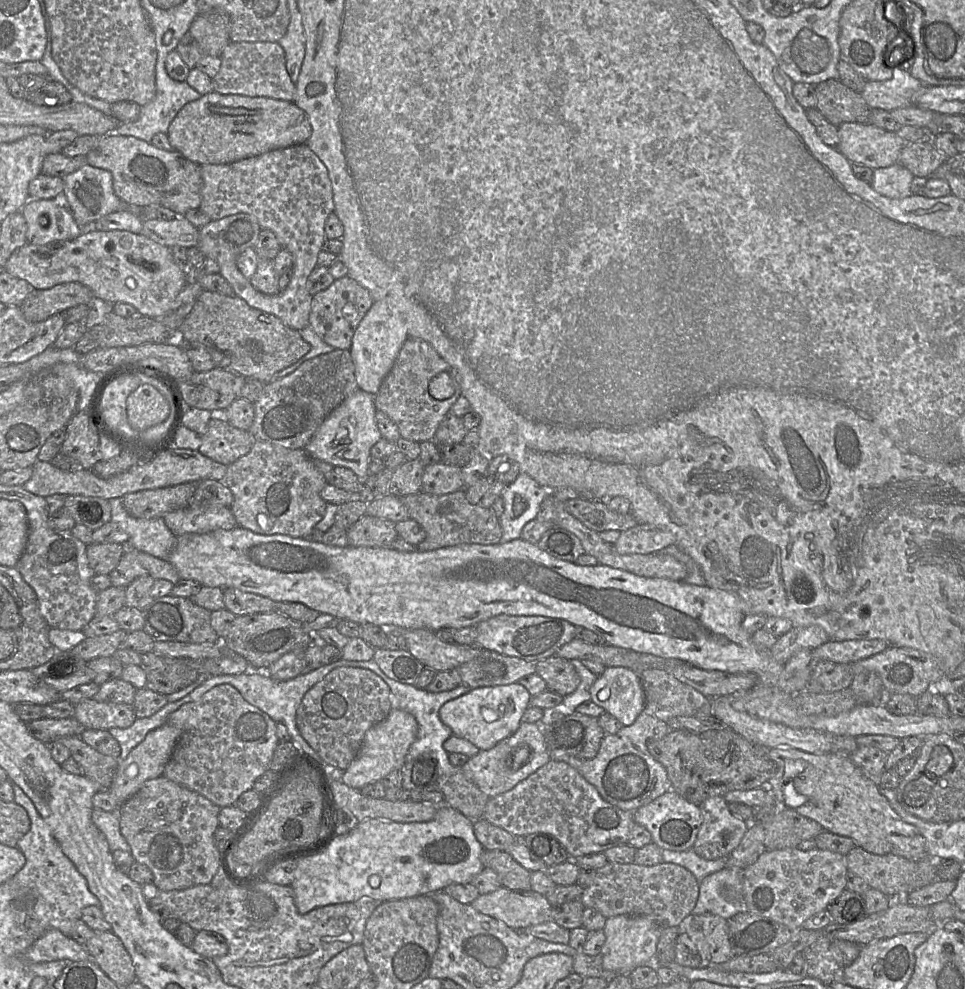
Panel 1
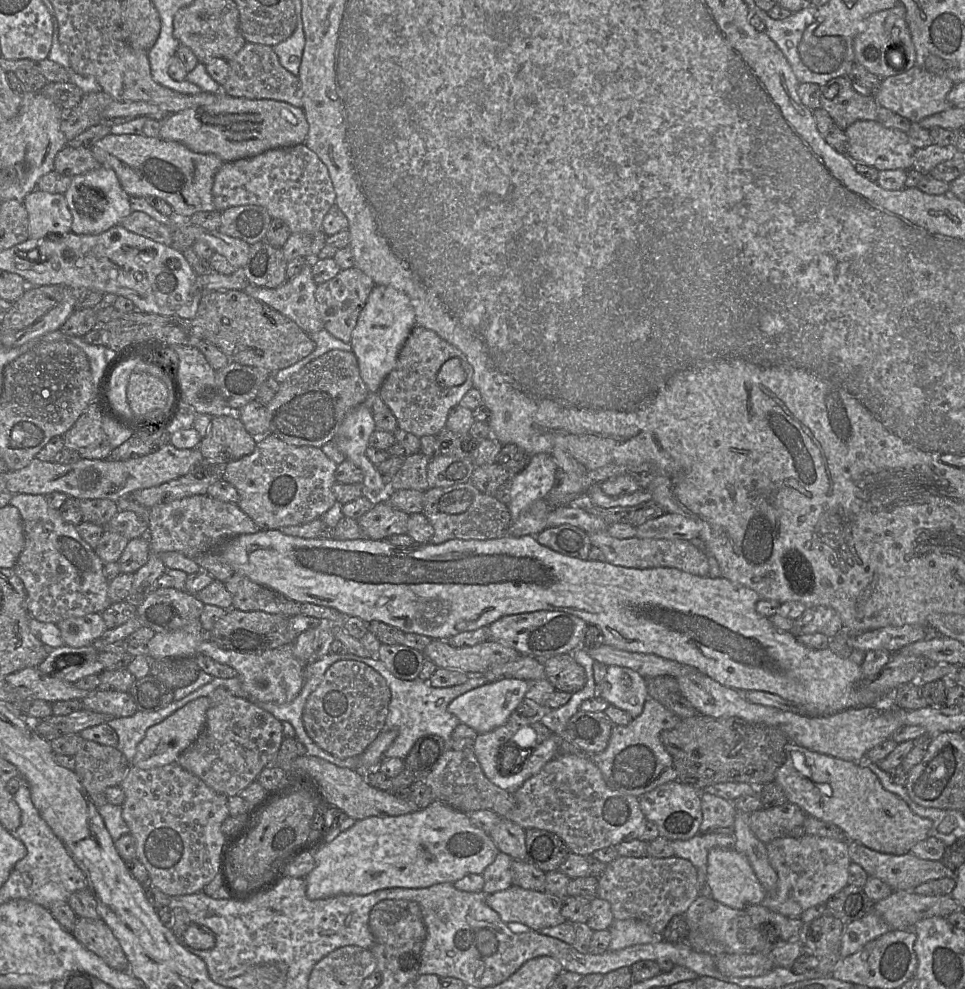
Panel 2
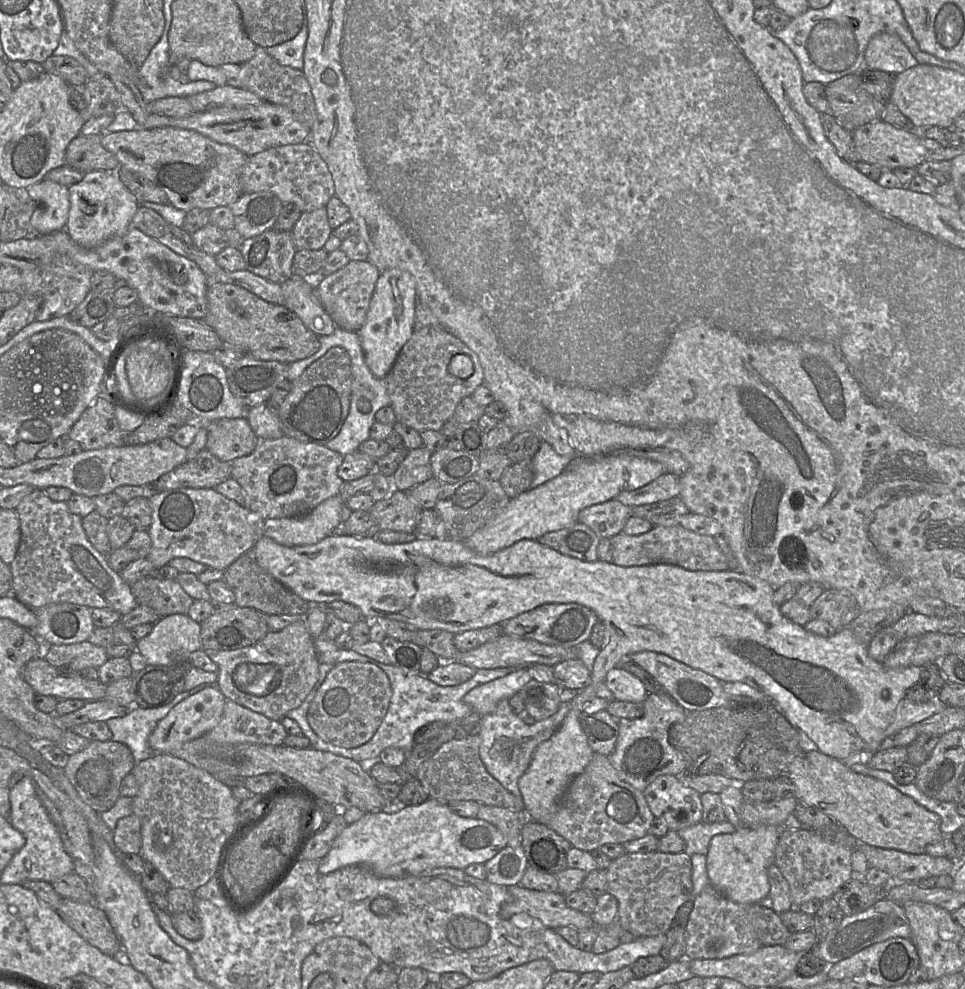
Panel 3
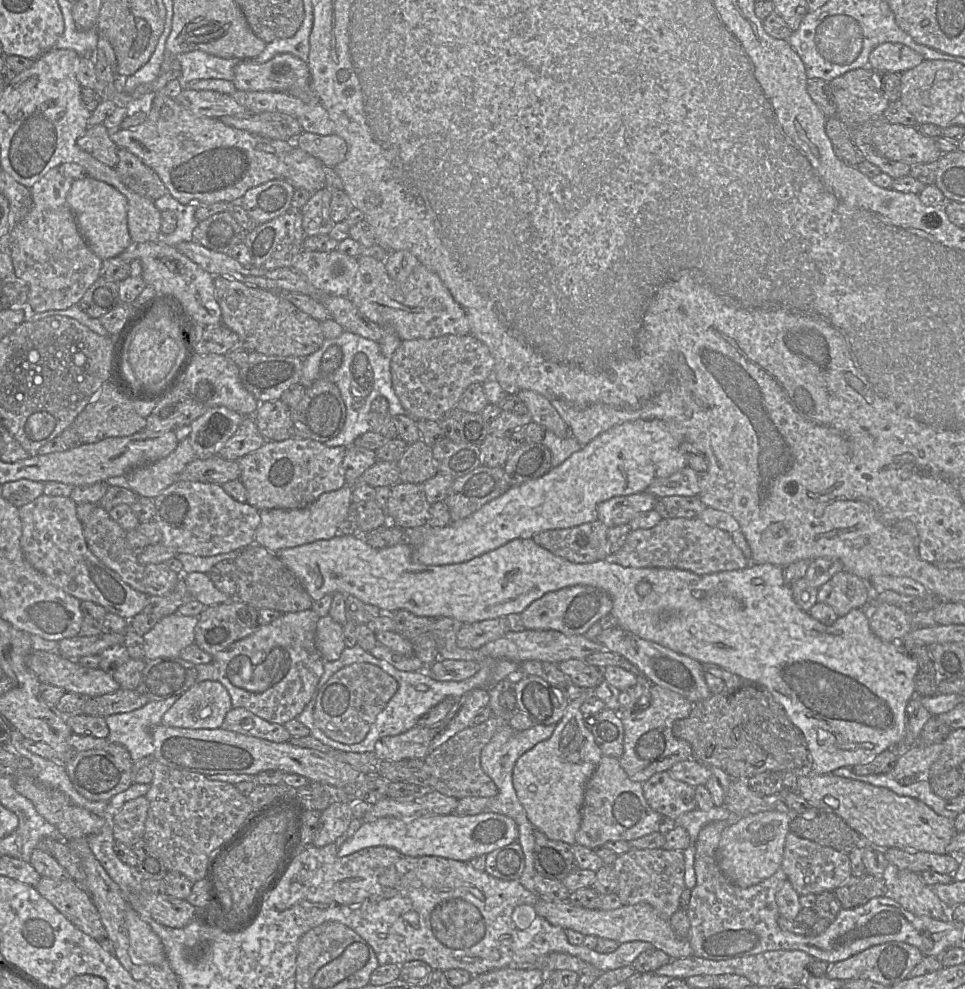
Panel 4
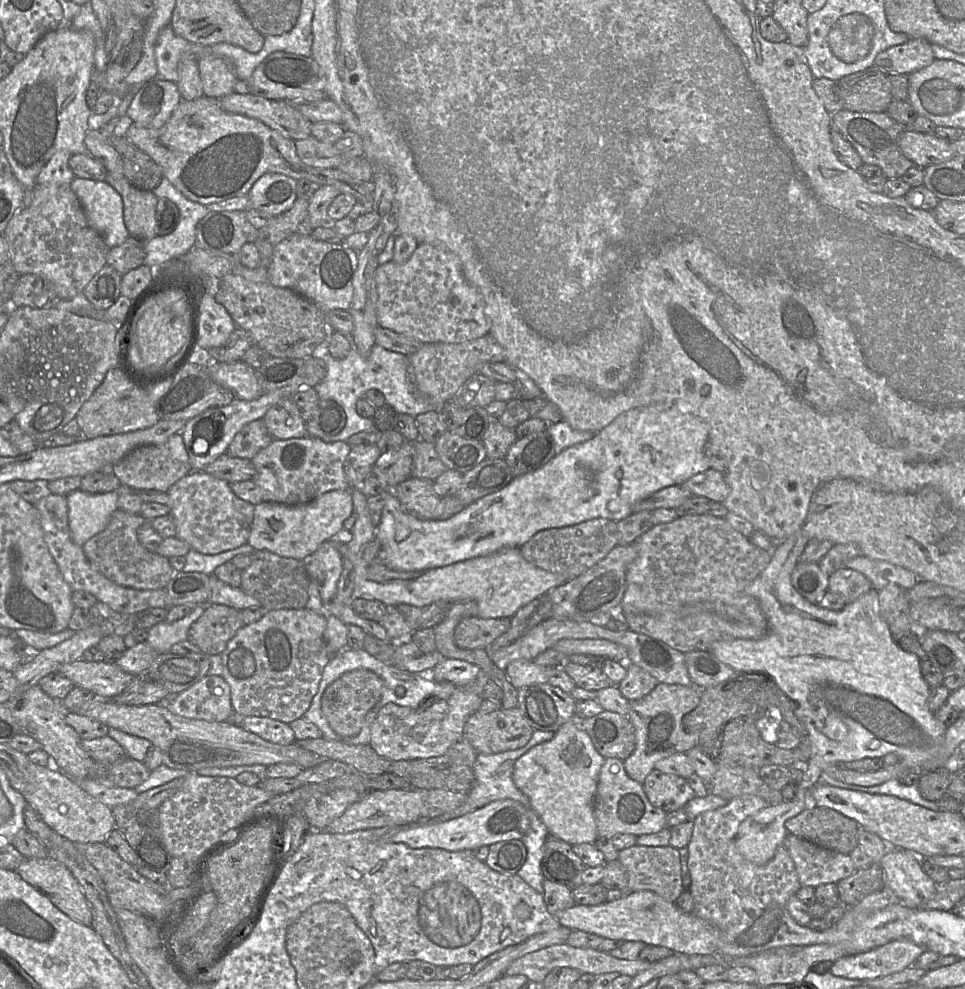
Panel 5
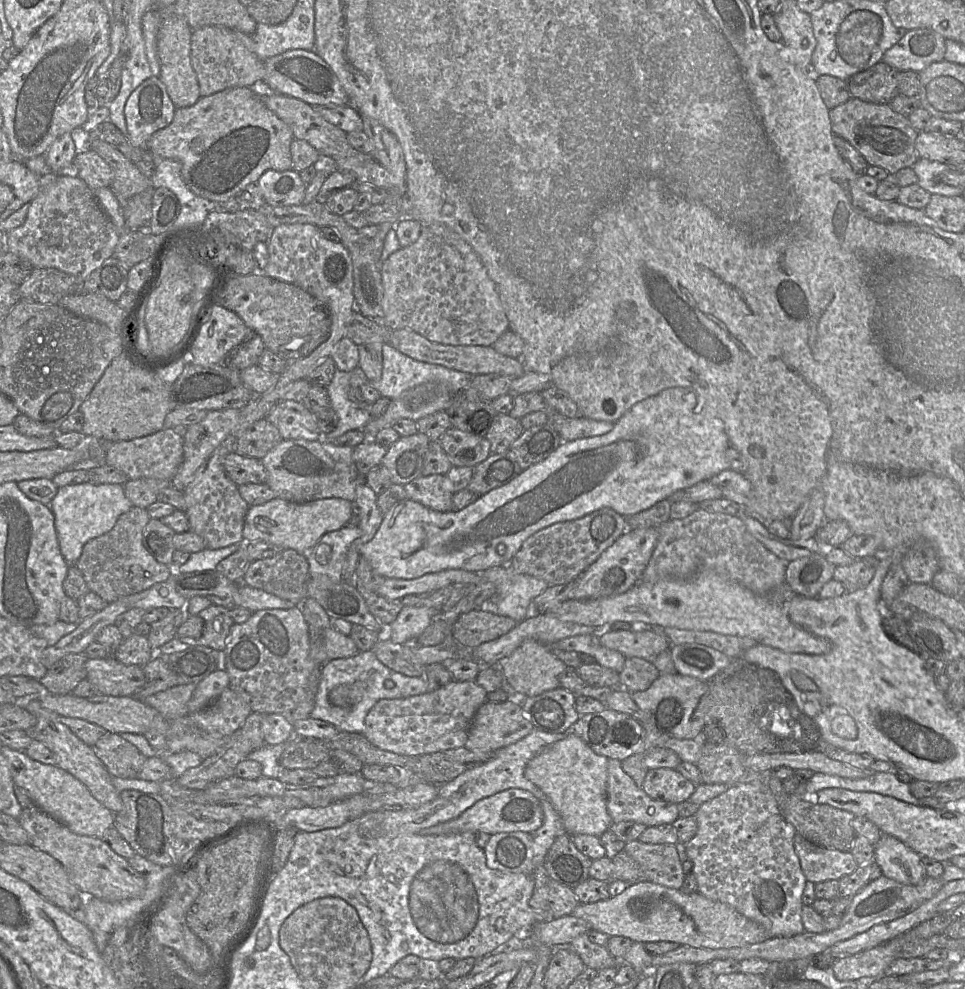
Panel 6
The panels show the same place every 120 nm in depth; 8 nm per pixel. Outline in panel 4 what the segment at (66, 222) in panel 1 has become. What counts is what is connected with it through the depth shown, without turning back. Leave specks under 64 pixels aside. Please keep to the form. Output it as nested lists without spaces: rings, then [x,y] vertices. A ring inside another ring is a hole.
[[[58,167],[52,168],[30,189],[34,206],[46,210],[66,205],[73,181],[61,174]]]

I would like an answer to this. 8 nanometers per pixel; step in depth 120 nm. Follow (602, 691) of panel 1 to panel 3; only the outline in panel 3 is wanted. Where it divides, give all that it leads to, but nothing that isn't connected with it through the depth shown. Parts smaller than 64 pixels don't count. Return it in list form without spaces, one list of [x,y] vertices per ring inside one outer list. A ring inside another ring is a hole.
[[[619,666],[607,673],[605,682],[614,700],[643,703],[648,695],[641,680]]]

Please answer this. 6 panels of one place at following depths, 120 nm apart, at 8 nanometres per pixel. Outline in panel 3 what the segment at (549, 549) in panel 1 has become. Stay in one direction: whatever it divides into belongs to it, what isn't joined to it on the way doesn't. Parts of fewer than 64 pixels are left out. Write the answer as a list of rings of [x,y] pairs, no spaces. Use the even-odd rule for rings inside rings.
[[[576,522],[561,530],[548,532],[537,541],[563,555],[594,562],[598,560],[597,548],[600,539],[587,525]]]

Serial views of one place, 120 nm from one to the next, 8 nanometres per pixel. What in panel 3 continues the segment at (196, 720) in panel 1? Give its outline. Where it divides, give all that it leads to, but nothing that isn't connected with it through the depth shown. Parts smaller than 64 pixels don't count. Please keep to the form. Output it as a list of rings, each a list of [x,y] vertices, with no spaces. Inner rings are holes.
[[[227,699],[220,722],[205,736],[219,743],[278,746],[284,745],[288,733],[280,721]]]

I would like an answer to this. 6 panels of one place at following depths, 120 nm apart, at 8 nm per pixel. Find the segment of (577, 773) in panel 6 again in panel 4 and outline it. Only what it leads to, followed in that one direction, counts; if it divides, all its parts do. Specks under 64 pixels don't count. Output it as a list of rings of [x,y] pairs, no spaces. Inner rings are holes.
[[[586,688],[579,697],[569,702],[562,719],[556,724],[551,737],[537,743],[533,748],[520,756],[515,763],[512,775],[517,797],[534,828],[544,832],[550,839],[560,840],[572,846],[576,844],[575,836],[580,827],[581,807],[586,784],[603,756],[592,732],[584,724],[584,715],[580,709],[581,705],[588,698],[594,696],[594,689]]]

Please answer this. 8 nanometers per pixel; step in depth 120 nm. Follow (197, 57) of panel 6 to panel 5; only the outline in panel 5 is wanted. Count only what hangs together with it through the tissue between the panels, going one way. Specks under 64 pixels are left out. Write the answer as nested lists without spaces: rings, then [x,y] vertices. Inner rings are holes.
[[[207,55],[197,60],[203,95],[220,99],[234,93],[238,78],[232,64],[217,55]]]

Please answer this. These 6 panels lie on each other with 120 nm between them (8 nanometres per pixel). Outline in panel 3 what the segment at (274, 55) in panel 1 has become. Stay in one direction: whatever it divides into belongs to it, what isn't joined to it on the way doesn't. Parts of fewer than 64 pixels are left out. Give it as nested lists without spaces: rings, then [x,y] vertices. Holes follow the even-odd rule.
[[[257,46],[252,58],[241,64],[242,87],[256,94],[263,101],[287,107],[304,125],[311,128],[316,120],[316,106],[310,85],[302,70],[278,63],[266,48]]]

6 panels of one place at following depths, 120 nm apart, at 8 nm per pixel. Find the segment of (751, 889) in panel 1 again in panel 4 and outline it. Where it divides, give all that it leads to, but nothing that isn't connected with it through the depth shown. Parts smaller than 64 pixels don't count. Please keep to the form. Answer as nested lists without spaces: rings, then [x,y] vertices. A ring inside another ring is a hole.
[[[792,831],[788,833],[785,840],[781,868],[800,896],[811,893],[817,895],[825,891],[835,891],[852,876],[848,854],[832,847],[820,845],[812,840],[799,837]]]

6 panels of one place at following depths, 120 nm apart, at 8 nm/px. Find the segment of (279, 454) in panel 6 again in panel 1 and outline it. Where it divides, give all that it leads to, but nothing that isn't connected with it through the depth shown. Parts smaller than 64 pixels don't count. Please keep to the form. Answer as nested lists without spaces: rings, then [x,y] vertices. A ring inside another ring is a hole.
[[[256,440],[246,455],[227,466],[222,482],[233,493],[234,501],[230,509],[237,525],[254,533],[304,538],[325,515],[327,502],[322,499],[320,492],[327,480],[305,449],[288,449],[271,442]]]

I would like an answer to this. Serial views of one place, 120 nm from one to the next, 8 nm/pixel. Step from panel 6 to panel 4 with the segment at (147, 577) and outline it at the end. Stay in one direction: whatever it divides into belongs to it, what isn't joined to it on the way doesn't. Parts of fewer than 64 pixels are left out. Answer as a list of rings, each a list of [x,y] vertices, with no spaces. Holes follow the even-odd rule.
[[[97,505],[90,513],[87,521],[83,524],[85,540],[89,550],[108,568],[115,571],[122,580],[131,586],[133,589],[147,594],[148,596],[161,596],[171,592],[176,586],[180,575],[173,572],[166,563],[159,564],[142,564],[138,561],[132,550],[126,542],[127,531],[124,530],[116,521],[114,521],[109,512],[104,510],[100,505]]]

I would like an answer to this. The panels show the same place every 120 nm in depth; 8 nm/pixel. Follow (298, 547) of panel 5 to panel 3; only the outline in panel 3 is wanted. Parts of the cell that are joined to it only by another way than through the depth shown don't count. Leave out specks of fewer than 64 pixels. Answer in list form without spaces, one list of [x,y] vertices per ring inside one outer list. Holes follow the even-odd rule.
[[[338,494],[324,500],[307,514],[295,517],[265,519],[263,534],[287,547],[316,544],[331,535],[332,531],[341,522],[342,506],[345,503],[346,501]]]

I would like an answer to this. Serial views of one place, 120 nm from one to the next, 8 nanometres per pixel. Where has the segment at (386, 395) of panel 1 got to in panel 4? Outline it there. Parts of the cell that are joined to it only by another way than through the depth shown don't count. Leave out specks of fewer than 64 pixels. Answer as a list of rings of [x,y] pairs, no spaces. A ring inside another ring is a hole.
[[[471,334],[402,341],[391,358],[393,389],[406,412],[405,414],[416,421],[438,422],[445,413],[457,407],[460,397],[471,384],[486,382],[492,377],[493,370],[494,359],[488,347]]]

